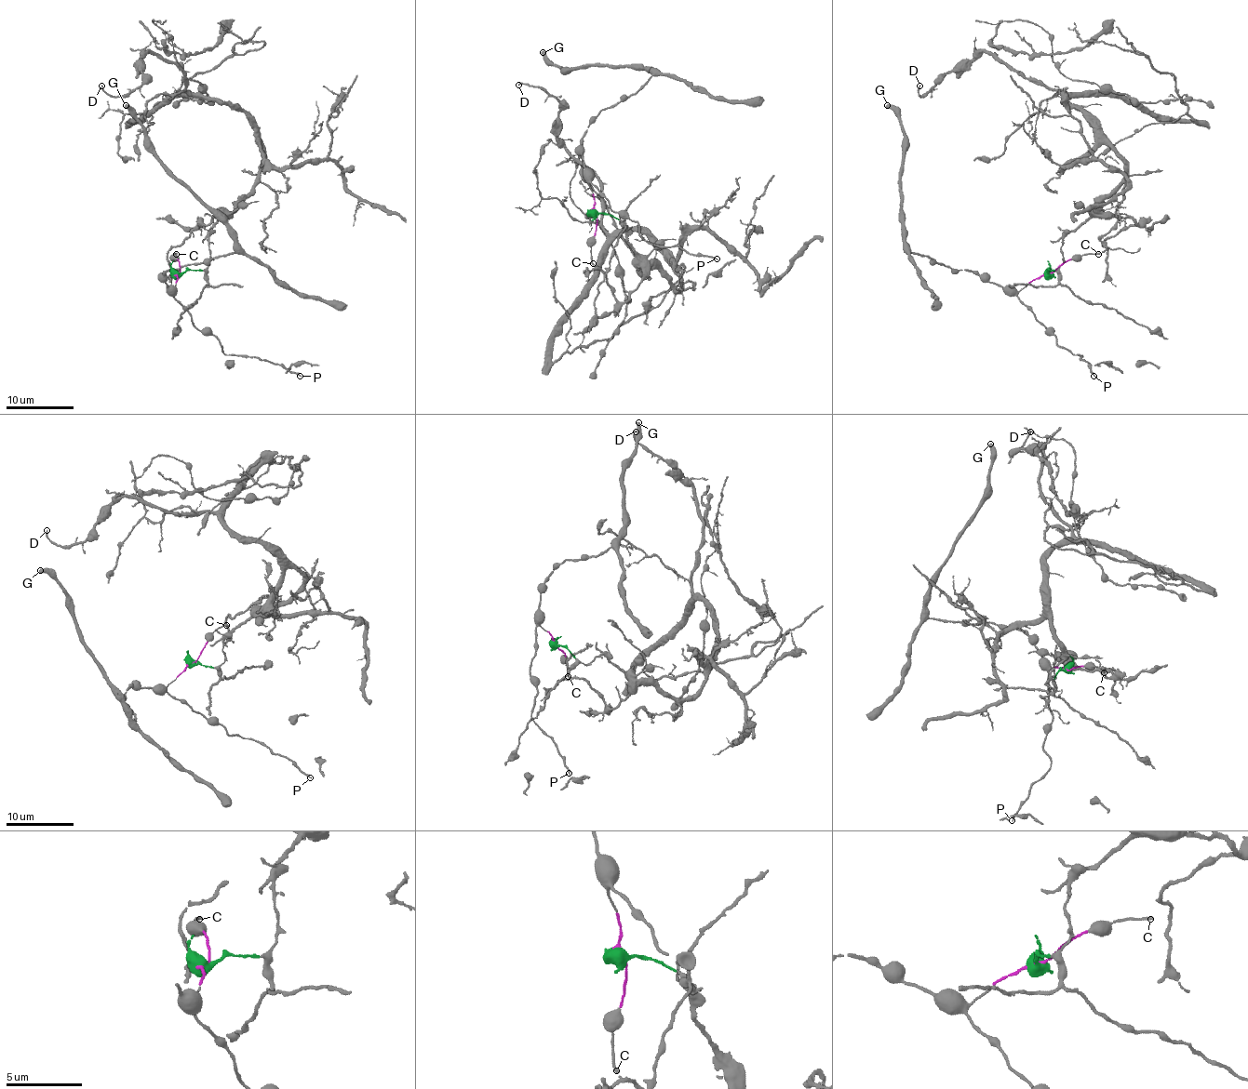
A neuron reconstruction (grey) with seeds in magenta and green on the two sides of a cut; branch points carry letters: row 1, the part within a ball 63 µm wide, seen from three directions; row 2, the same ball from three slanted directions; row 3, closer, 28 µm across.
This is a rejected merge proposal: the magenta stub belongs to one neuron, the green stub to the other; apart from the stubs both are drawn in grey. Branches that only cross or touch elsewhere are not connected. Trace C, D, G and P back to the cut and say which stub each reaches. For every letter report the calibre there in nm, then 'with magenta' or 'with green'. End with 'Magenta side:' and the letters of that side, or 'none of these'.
C: 170 nm thick; with magenta
D: 170 nm thick; with green
G: 440 nm thick; with magenta
P: 190 nm thick; with magenta
Magenta side: C, G, P

